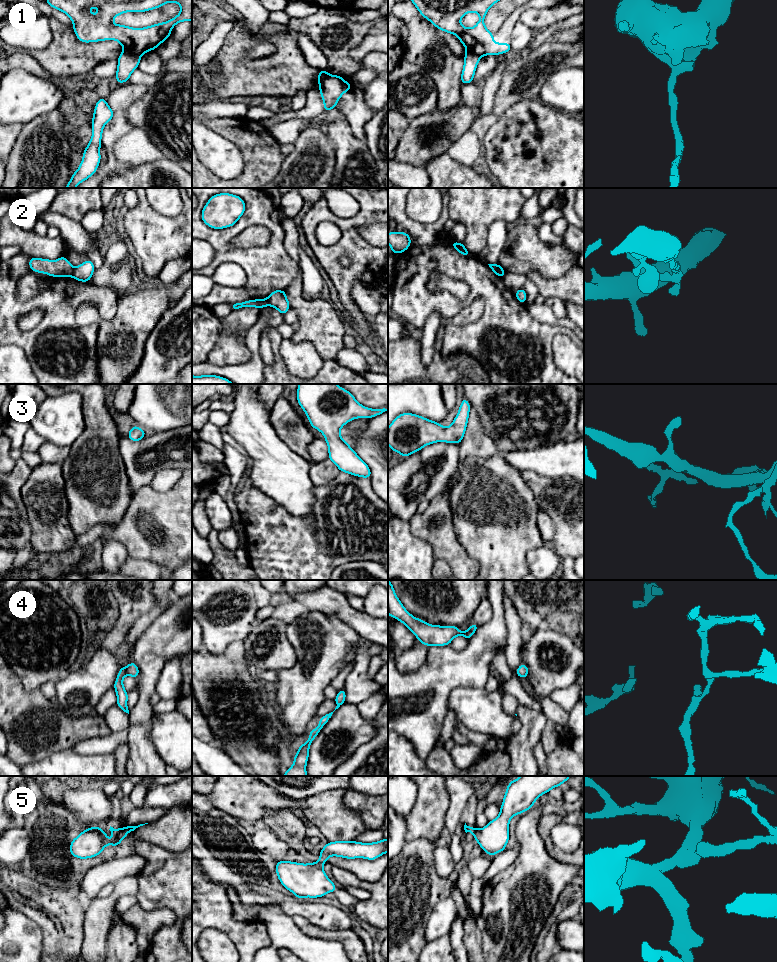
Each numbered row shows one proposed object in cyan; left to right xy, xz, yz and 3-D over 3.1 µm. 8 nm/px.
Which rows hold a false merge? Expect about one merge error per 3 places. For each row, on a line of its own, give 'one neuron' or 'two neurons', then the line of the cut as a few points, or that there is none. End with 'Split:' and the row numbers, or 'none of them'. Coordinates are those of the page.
1: two neurons; cut xy (123, 49), (139, 56)
2: two neurons; cut xy (74, 268), (71, 276)
3: one neuron; cut none
4: one neuron; cut none
5: one neuron; cut none
Split: 1, 2

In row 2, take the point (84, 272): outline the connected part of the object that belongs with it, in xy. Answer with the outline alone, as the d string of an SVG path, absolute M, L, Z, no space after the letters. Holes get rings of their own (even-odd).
M88 259L73 269L72 277L81 282L88 282L90 281L94 271L94 264Z

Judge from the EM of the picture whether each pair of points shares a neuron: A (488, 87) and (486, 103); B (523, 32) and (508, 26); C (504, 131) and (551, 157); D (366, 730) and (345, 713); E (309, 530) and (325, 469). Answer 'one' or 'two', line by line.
A: one
B: two
C: one
D: one
E: two

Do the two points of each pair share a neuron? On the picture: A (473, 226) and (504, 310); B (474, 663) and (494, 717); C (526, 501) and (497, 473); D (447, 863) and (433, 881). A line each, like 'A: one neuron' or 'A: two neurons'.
A: two neurons
B: two neurons
C: one neuron
D: two neurons

